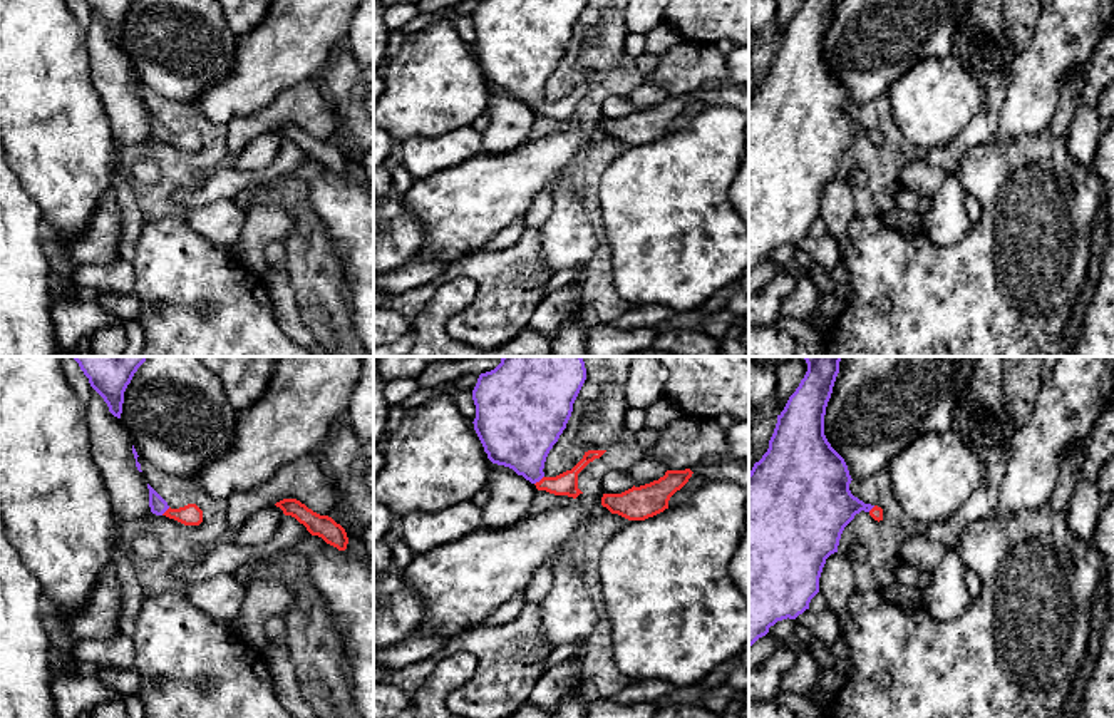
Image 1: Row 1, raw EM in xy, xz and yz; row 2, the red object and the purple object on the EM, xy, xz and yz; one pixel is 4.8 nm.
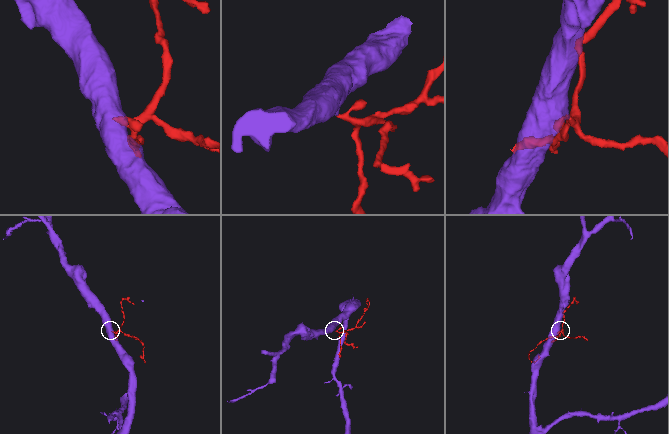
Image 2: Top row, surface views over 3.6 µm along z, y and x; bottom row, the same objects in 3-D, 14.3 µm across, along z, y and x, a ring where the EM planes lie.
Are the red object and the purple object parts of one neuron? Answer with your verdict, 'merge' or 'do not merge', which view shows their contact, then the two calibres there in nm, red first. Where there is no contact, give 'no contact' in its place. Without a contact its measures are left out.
merge; contact in xz; calibres 110 and 340 nm

